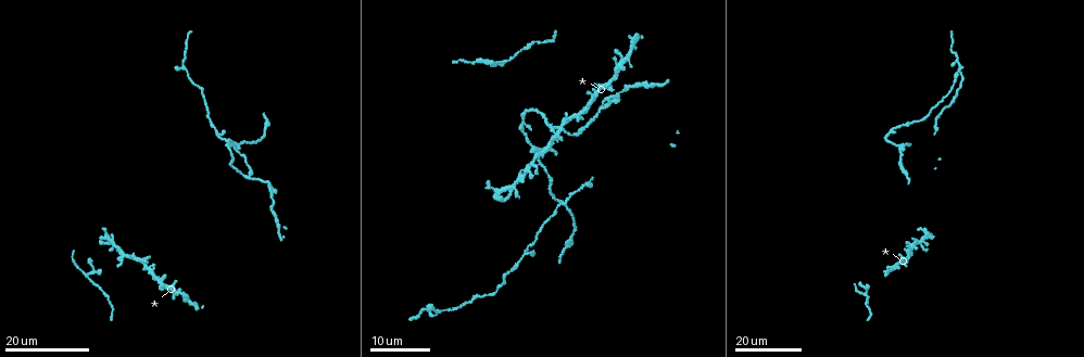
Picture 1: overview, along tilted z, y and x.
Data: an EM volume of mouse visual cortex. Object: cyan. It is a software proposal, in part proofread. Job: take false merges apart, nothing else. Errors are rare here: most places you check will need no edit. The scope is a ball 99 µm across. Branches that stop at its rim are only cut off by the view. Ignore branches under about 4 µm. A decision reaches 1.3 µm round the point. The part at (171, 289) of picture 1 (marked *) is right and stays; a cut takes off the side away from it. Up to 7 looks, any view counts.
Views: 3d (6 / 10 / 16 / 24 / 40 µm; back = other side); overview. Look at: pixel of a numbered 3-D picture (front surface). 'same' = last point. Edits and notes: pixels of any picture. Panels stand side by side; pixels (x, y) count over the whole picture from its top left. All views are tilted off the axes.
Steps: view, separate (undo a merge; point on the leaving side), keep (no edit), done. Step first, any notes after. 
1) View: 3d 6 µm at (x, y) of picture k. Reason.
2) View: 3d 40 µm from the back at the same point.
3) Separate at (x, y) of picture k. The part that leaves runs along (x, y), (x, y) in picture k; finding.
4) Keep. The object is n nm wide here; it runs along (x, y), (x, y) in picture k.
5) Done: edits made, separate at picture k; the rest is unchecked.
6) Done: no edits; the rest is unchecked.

View: 3d 24 µm at (177, 294) of picture 1. Four or more arms meet.

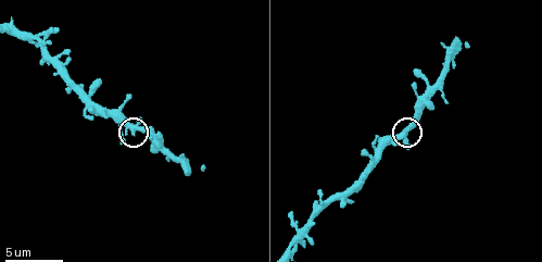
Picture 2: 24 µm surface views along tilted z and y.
View: 3d 10 µm at (403, 133) of picture 2.

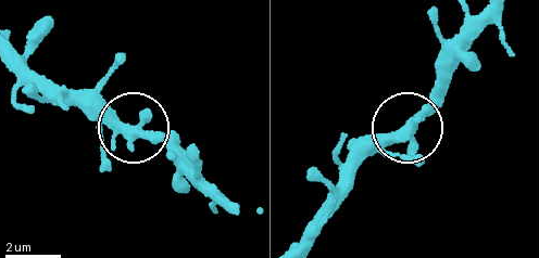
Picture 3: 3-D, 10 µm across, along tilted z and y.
Keep. The side arm is 11 µm long; it runs along (367, 156), (434, 95), (454, 54) in picture 3; continuous, no second neuron.

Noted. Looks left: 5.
View: 3d 16 µm at (865, 295) of picture 1. Three arms meet.

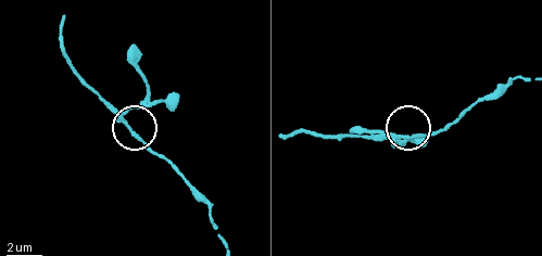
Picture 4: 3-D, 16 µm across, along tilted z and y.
View: 3d 10 µm at (394, 134) of picture 4.

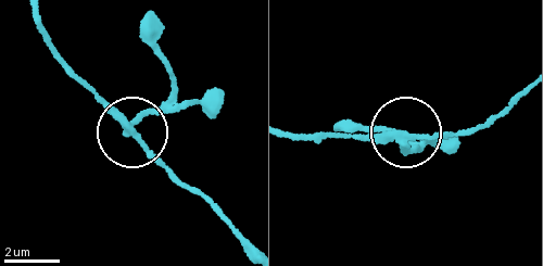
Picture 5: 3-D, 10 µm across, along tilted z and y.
Separate at (164, 112) of picture 5. The part that leaves runs along (130, 129), (171, 90), (150, 15) in picture 5; two neurons meet here.

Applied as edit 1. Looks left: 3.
View: 3d 10 µm at (32, 37) of picture 2. Four arms meet.

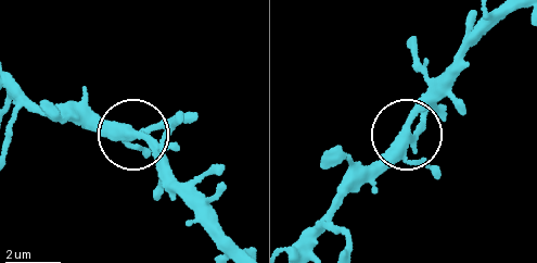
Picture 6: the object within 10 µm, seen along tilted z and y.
Keep. The side arm is 15 µm long; it runs along (502, 15), (463, 51), (400, 143), (341, 188) in picture 6; one neuron here.

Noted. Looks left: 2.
Done: edits made, separate at picture 5; the rest is unchecked.

